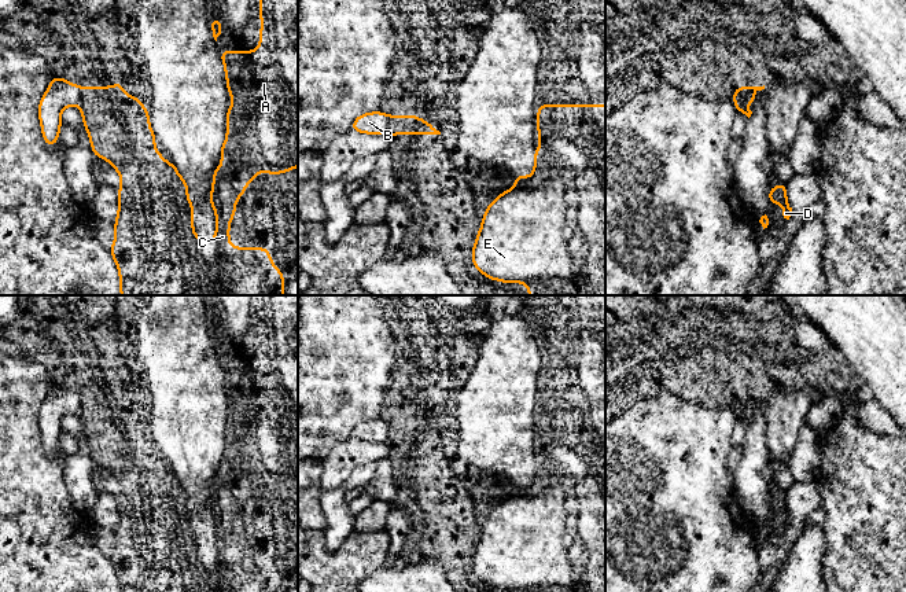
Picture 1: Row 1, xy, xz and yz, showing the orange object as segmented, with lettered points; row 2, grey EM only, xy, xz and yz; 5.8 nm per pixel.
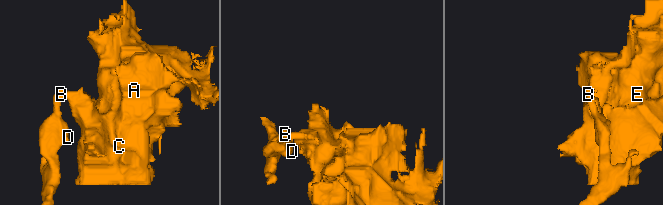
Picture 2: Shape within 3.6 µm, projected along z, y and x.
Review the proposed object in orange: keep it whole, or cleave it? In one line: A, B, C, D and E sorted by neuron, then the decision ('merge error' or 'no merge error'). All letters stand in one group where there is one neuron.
groups A C E / B D; merge error

